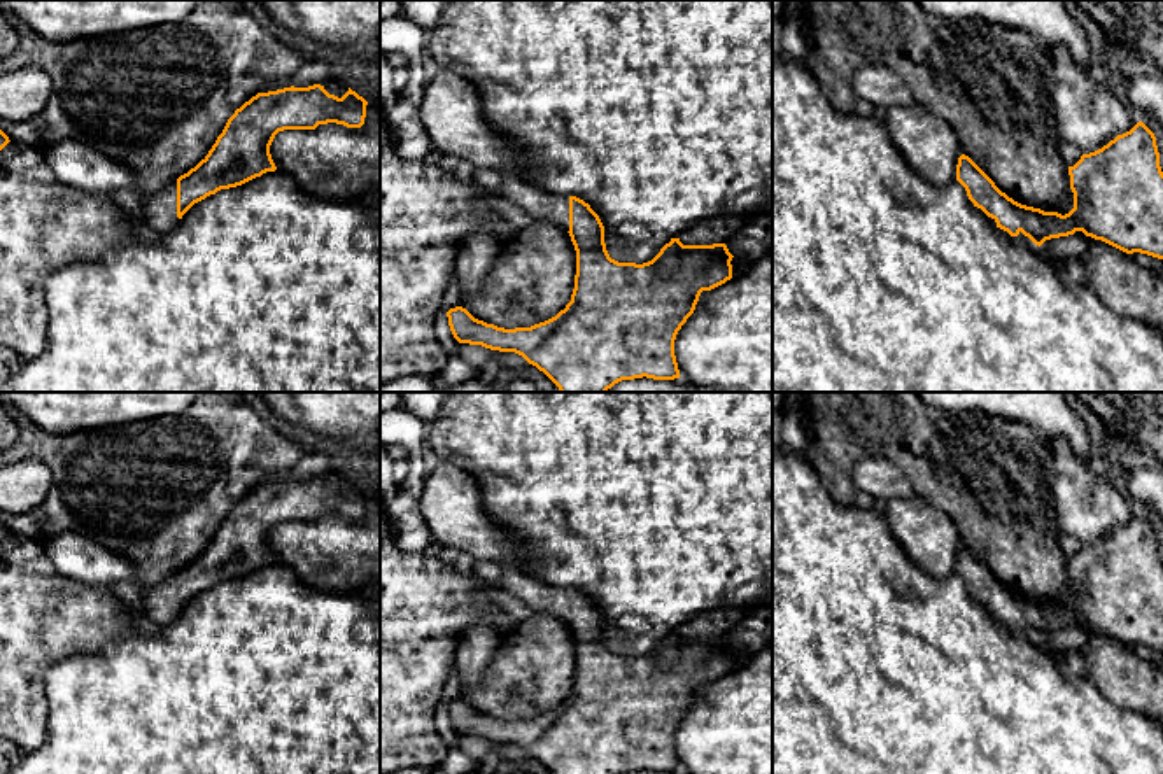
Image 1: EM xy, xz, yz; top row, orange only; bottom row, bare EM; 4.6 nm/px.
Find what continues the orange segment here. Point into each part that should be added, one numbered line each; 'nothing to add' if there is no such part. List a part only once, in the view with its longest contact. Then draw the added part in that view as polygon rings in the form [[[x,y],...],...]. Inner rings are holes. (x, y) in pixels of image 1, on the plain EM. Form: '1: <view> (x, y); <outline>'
1: xy (160, 599); [[[172,573],[163,581],[140,587],[145,615],[165,629],[179,615],[177,609],[177,573]]]

